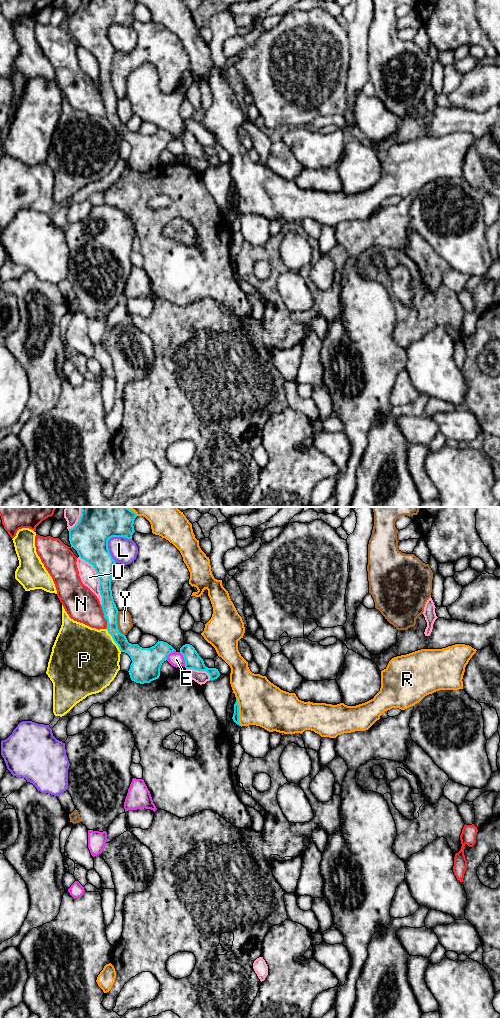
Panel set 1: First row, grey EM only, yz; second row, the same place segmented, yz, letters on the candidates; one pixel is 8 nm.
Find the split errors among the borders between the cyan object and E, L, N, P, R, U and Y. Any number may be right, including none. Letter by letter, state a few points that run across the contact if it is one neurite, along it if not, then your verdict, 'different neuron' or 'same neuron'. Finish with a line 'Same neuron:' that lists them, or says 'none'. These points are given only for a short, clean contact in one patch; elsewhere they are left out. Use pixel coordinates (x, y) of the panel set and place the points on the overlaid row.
E: different neuron
L: different neuron
N: different neuron
P: different neuron
R: different neuron
U: different neuron
Y: different neuron
Same neuron: none

